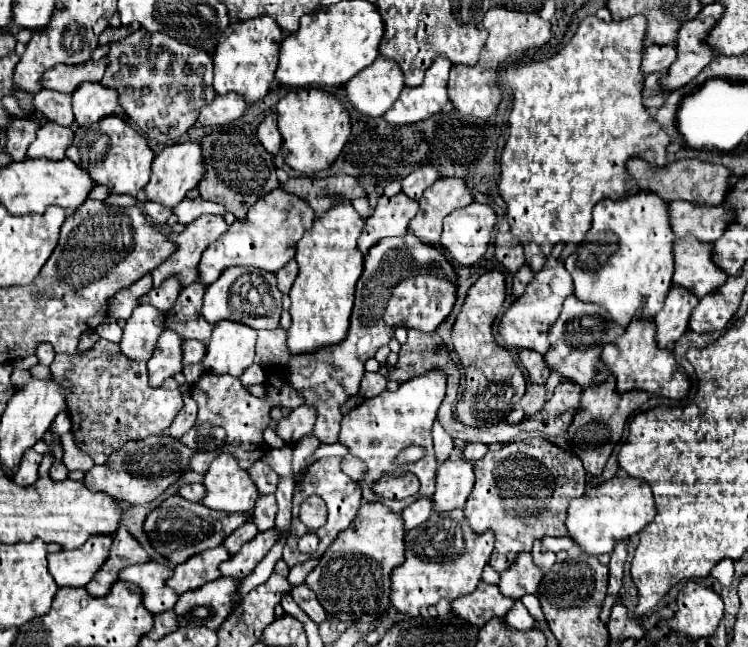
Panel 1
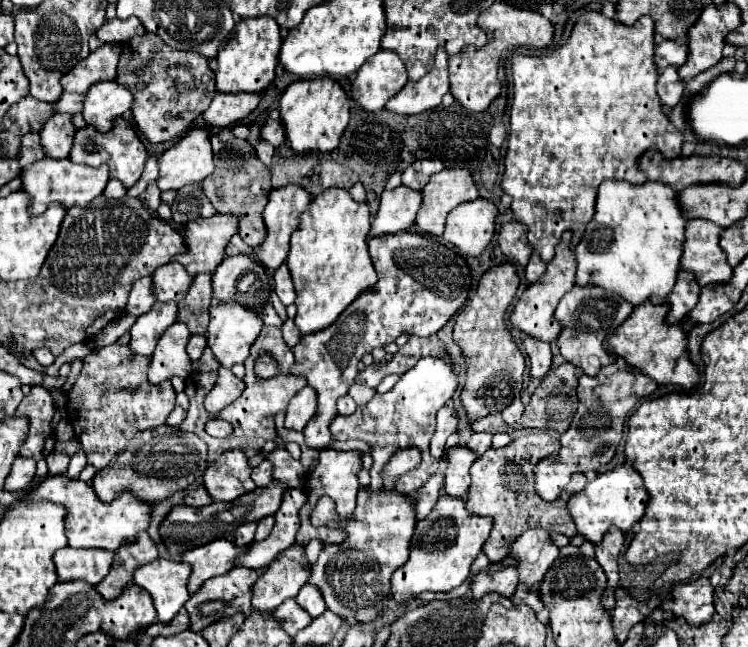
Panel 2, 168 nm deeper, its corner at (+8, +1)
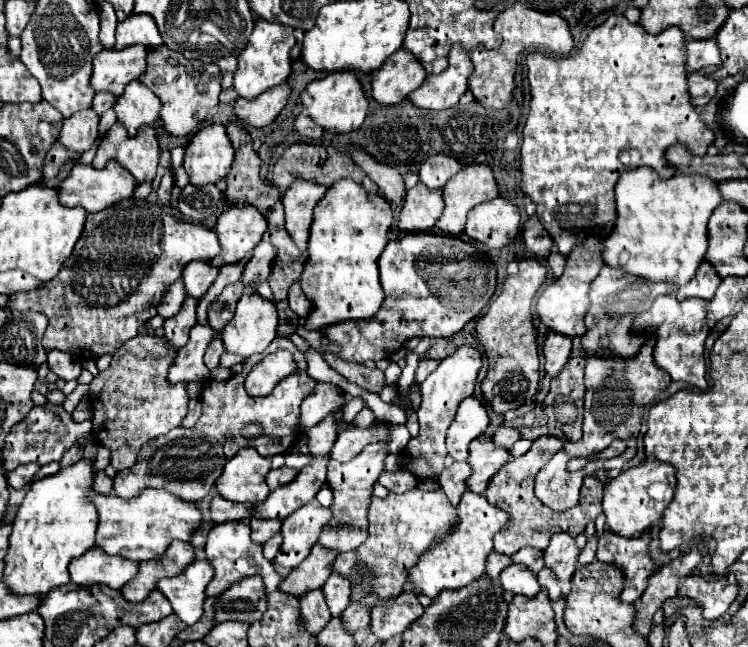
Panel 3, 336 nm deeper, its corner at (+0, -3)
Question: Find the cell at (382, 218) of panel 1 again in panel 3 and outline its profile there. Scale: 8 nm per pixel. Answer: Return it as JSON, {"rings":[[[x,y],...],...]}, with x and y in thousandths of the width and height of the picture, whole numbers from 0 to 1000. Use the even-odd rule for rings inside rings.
{"rings":[[[557,284],[541,300],[539,321],[533,331],[533,355],[541,359],[571,359],[582,349],[592,328],[590,294],[574,294],[568,284]]]}

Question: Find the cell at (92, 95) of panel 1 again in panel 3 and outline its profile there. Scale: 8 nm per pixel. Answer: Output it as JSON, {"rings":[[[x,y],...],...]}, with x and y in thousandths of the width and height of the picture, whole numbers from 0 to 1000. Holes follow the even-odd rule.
{"rings":[[[178,124],[156,151],[151,170],[156,189],[170,198],[172,210],[178,210],[186,195],[202,195],[213,185],[213,151],[199,136],[189,133],[186,124]]]}

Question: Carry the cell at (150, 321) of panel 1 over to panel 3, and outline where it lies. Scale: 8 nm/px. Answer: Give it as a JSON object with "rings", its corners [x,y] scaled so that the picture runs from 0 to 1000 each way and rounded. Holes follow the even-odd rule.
{"rings":[[[250,457],[242,479],[218,498],[218,522],[226,535],[242,538],[253,522],[253,507],[261,501],[263,461]]]}

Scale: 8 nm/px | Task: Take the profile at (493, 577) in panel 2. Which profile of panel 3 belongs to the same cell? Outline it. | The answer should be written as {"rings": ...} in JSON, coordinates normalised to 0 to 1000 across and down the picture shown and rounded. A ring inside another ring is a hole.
{"rings":[[[683,872],[670,884],[670,903],[678,915],[715,921],[723,909],[718,903],[718,890],[699,872]]]}

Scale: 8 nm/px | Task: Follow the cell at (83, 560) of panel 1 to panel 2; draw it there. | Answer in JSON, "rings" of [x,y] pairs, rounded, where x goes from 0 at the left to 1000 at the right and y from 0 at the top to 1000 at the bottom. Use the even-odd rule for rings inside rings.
{"rings":[[[82,847],[74,856],[76,890],[82,900],[92,896],[114,896],[119,903],[132,903],[151,872],[151,853],[132,850],[132,847]]]}

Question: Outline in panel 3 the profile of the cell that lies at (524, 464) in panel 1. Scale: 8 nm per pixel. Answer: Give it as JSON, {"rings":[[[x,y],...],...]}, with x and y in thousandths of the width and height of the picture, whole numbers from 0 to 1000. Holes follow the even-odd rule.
{"rings":[[[723,674],[718,680],[713,680],[713,689],[707,692],[705,702],[694,705],[694,708],[683,708],[656,742],[654,751],[648,757],[648,770],[670,785],[672,791],[680,794],[678,810],[670,816],[670,822],[662,828],[662,853],[683,859],[691,850],[710,844],[710,847],[721,847],[726,850],[729,841],[734,841],[734,828],[739,822],[761,822],[761,828],[774,828],[779,825],[782,813],[795,804],[803,794],[803,764],[806,764],[806,748],[798,742],[798,760],[793,754],[787,754],[787,767],[777,767],[777,776],[771,785],[761,788],[761,791],[739,791],[734,788],[729,779],[723,779],[718,773],[718,767],[713,764],[713,742],[715,733],[726,723],[726,717],[731,717],[731,711],[745,702],[753,692],[753,683],[742,674]]]}

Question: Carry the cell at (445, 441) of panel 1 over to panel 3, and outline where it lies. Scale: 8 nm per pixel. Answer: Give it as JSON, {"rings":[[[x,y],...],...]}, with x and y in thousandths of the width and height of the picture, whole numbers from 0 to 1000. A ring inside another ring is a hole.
{"rings":[[[622,615],[598,665],[598,699],[606,711],[624,711],[624,692],[632,677],[651,665],[654,643],[638,615]]]}

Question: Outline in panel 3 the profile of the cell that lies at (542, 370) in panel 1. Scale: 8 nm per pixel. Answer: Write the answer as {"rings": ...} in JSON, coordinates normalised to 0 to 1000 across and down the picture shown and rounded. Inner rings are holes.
{"rings":[[[734,513],[726,529],[726,550],[729,550],[729,575],[734,581],[745,581],[750,569],[758,563],[763,544],[763,522],[747,519]]]}

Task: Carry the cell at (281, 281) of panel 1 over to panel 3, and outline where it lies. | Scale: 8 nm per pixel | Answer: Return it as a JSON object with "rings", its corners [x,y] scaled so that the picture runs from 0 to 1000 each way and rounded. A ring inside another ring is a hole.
{"rings":[[[400,436],[389,439],[389,445],[386,445],[386,461],[384,461],[384,464],[386,464],[386,476],[389,476],[397,488],[408,491],[408,488],[413,485],[413,461],[405,457]]]}

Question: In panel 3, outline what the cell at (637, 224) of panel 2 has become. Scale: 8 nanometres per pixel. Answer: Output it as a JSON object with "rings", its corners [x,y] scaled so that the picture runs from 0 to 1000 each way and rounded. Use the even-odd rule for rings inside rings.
{"rings":[[[870,260],[841,263],[828,272],[822,284],[825,312],[825,349],[814,365],[806,368],[806,408],[814,414],[836,417],[844,427],[860,430],[865,436],[889,436],[892,442],[910,445],[929,423],[932,411],[940,405],[945,389],[945,340],[953,321],[964,315],[964,300],[959,297],[959,281],[943,272],[900,272],[884,278]]]}

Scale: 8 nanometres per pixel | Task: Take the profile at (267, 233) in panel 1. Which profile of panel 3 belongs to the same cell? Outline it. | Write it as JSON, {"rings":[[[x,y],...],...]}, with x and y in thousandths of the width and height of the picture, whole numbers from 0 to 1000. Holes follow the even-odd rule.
{"rings":[[[394,278],[376,306],[378,318],[381,318],[381,352],[402,389],[410,383],[410,365],[413,365],[413,346],[418,337],[418,321],[421,321],[424,309],[429,309],[434,294],[437,291],[424,281]]]}

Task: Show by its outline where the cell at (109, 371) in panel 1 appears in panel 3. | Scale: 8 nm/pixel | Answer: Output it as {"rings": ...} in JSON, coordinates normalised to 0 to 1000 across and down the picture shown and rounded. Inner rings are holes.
{"rings":[[[186,516],[178,526],[170,526],[151,547],[146,569],[132,575],[119,594],[124,624],[122,674],[148,696],[148,720],[154,726],[175,723],[191,686],[242,658],[242,649],[250,640],[253,612],[247,594],[223,590],[223,572],[231,563],[234,544],[234,538],[221,538],[221,526],[210,519]]]}

